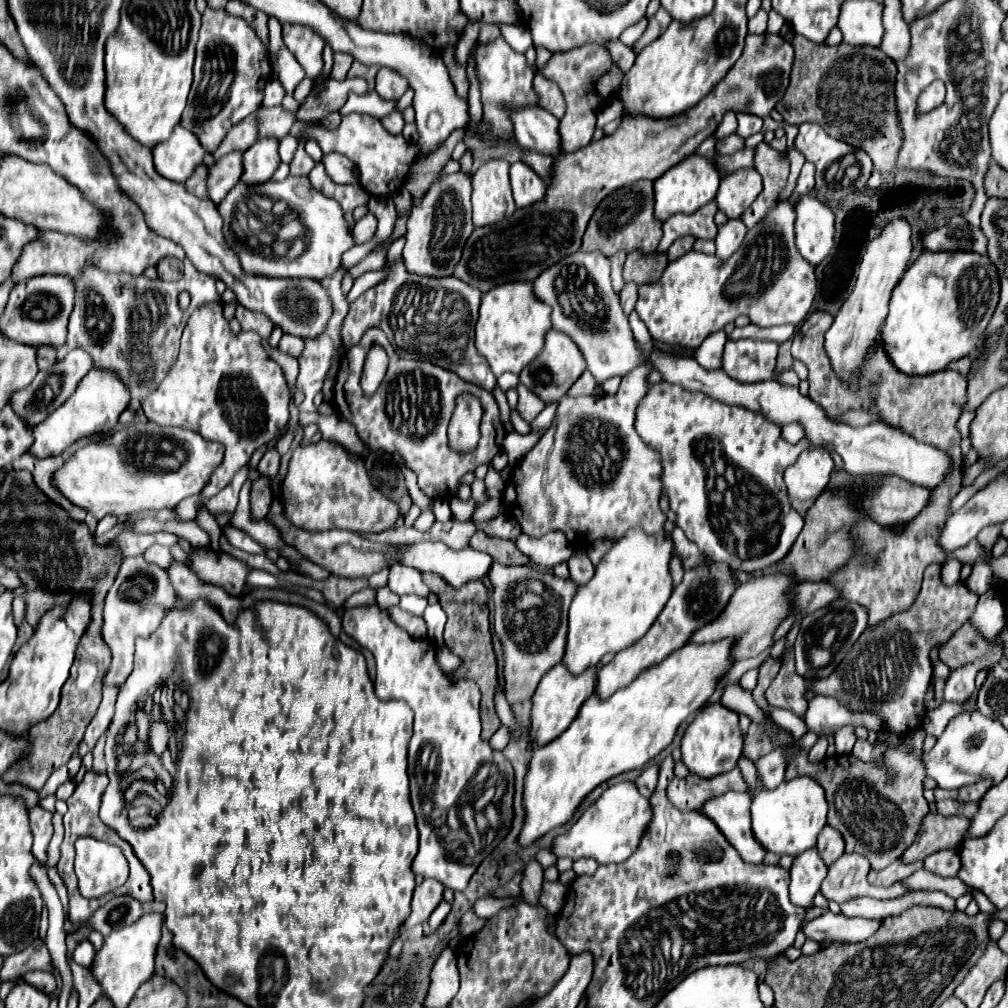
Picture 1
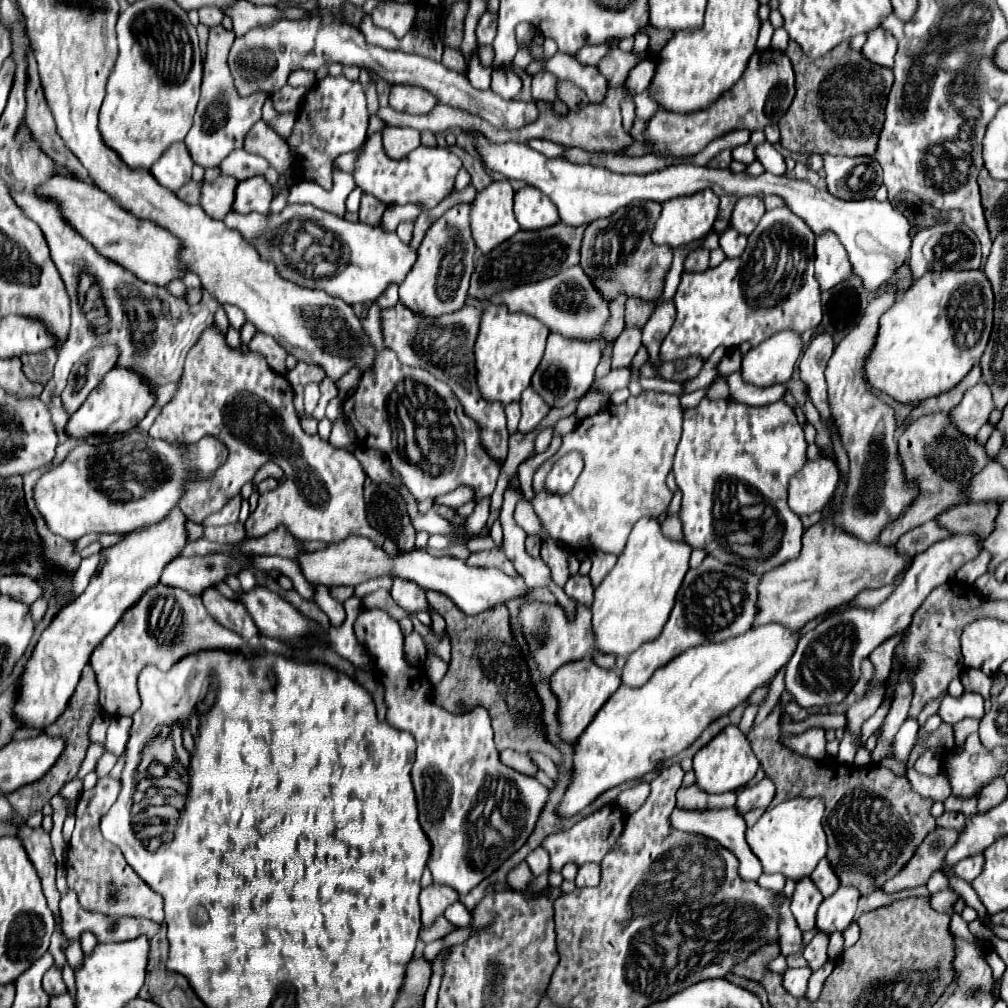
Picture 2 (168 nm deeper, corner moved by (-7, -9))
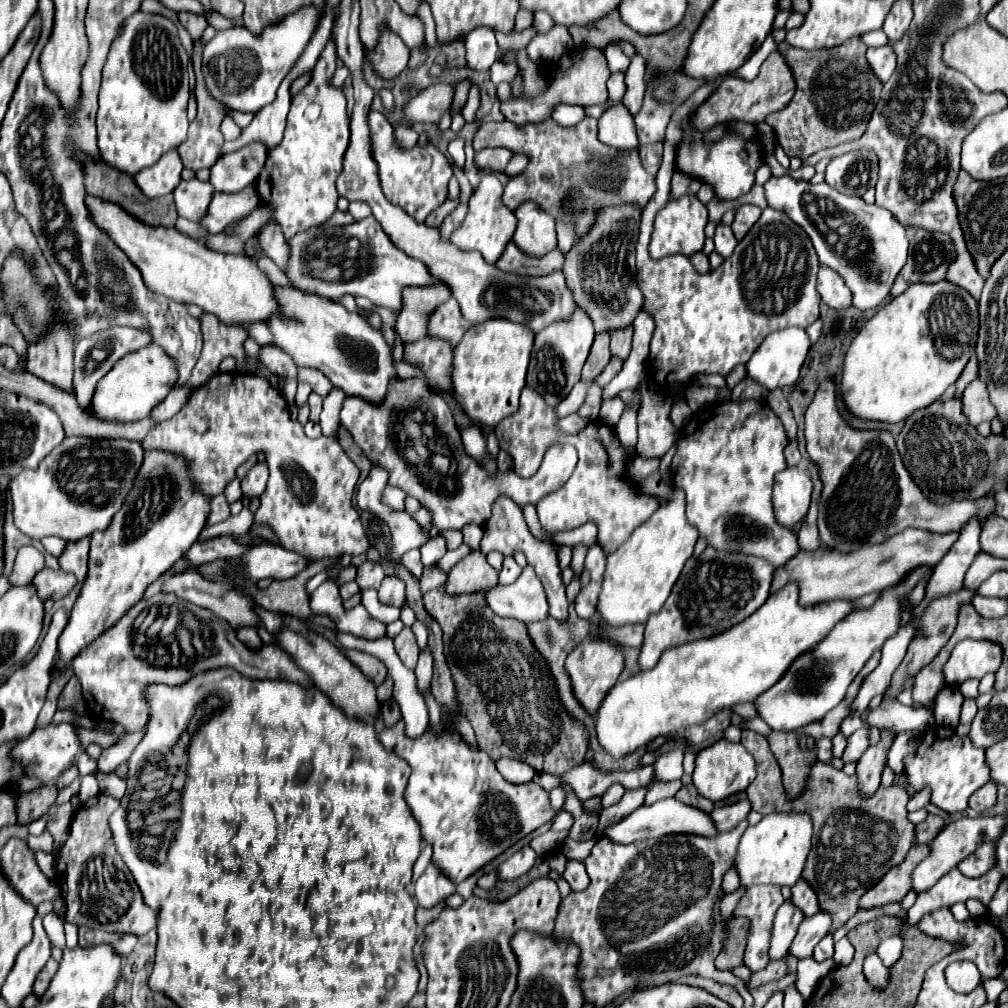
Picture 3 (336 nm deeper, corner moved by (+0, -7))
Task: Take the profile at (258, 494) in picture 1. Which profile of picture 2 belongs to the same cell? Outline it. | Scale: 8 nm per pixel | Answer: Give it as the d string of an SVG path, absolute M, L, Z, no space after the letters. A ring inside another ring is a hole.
M215 324L205 328L199 342L189 350L179 386L173 398L161 408L159 416L155 418L149 430L149 436L153 438L185 440L185 442L199 442L203 436L209 436L209 434L219 438L223 444L227 444L229 458L211 478L201 480L201 482L191 478L185 498L179 504L181 512L189 520L201 524L209 514L219 512L227 500L231 500L235 494L241 492L243 484L253 482L257 470L265 462L275 462L285 472L283 480L277 490L271 490L259 496L257 508L253 510L253 514L249 514L245 522L247 538L259 538L283 524L299 540L321 540L321 542L333 544L333 542L341 542L343 538L351 534L357 534L357 536L365 536L373 540L377 546L383 546L385 542L383 534L379 534L379 530L375 530L367 522L367 510L365 510L365 500L363 500L363 482L367 476L359 460L349 450L333 448L327 440L305 434L297 418L297 412L293 408L293 388L285 380L285 376L273 372L267 360L259 352L231 348L225 340L225 334Z

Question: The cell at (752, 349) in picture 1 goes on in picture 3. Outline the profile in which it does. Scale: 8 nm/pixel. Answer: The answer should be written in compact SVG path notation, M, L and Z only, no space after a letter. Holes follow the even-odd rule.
M786 328L786 330L780 330L780 332L772 332L760 344L760 348L754 352L752 360L746 364L748 374L750 374L750 378L760 382L768 390L792 386L800 376L800 368L802 368L802 364L804 364L804 360L808 356L810 346L812 344L810 344L810 338L808 338L804 328Z

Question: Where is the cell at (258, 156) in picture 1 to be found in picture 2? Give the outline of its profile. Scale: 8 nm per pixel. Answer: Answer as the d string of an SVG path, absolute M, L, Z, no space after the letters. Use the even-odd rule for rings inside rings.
M259 176L247 178L247 180L239 182L239 186L237 186L233 210L241 212L241 214L255 210L255 212L269 215L271 198L273 198L273 190L265 178L259 178Z

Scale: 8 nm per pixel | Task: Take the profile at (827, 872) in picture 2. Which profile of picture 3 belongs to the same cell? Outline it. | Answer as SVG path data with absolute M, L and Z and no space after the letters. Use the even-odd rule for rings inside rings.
M798 880L794 886L792 886L792 898L790 902L802 910L804 918L808 916L814 916L820 908L818 908L818 900L816 900L816 894L814 890L808 886L806 880Z

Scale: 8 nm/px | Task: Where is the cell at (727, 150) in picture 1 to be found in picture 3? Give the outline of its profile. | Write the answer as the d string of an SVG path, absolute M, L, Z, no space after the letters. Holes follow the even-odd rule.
M674 172L670 196L672 196L672 198L678 198L678 196L684 196L684 194L696 194L700 186L702 186L702 184L700 184L698 180L688 178L688 176L680 174L680 172Z

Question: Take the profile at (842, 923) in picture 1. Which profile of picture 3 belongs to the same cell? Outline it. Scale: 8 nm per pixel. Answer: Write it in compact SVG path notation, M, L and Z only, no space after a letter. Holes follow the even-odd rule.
M752 886L746 888L738 906L734 908L734 918L744 916L750 922L744 950L744 966L752 972L766 968L768 964L768 942L772 920L776 910L784 902L780 888L776 886Z

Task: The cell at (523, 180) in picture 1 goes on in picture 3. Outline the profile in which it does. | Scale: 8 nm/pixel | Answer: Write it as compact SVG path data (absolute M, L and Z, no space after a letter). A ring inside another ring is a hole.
M524 202L516 208L518 228L512 242L526 256L544 256L550 248L556 248L556 226L550 214L546 214L536 202Z

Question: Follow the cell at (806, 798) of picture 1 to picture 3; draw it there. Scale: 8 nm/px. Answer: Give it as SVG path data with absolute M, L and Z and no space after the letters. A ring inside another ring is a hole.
M772 812L764 816L756 826L748 826L740 838L738 852L732 864L740 876L740 884L744 888L754 884L776 884L792 888L792 884L800 880L800 874L804 870L812 846L810 838L812 838L812 822L808 814Z

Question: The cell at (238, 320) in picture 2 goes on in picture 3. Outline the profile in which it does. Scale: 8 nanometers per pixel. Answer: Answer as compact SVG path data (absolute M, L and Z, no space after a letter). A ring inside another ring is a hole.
M254 324L248 328L248 334L262 346L262 344L268 344L268 346L276 346L274 340L272 340L272 334L266 330L264 324Z

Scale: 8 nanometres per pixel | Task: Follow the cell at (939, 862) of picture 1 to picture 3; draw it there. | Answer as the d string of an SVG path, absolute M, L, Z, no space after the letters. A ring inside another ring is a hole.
M996 840L982 844L972 856L968 856L968 860L962 860L958 864L958 870L968 878L984 876L984 872L988 872L992 864L996 864L994 860L996 860Z

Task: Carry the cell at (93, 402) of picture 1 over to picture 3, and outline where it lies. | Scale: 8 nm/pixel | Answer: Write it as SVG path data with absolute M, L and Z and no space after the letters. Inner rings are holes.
M150 344L138 352L132 352L124 356L124 360L118 360L114 368L100 380L92 410L102 420L120 420L120 422L134 422L140 418L146 418L154 406L158 406L168 392L176 386L176 362L156 344Z

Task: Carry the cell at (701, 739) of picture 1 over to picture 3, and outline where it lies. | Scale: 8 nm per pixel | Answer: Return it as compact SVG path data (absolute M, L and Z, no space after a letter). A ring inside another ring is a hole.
M722 738L720 742L698 752L696 768L694 768L694 786L698 788L700 796L704 796L712 802L720 802L732 794L744 792L748 788L748 784L752 784L754 778L756 778L754 760L742 744L734 744L734 742L728 742Z

